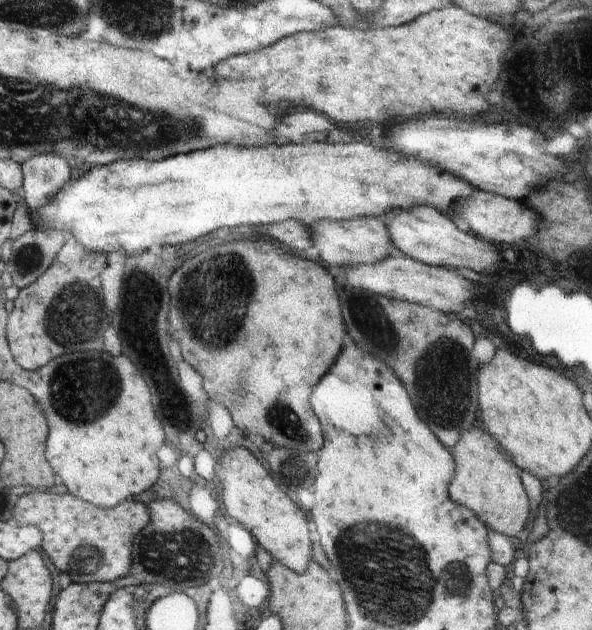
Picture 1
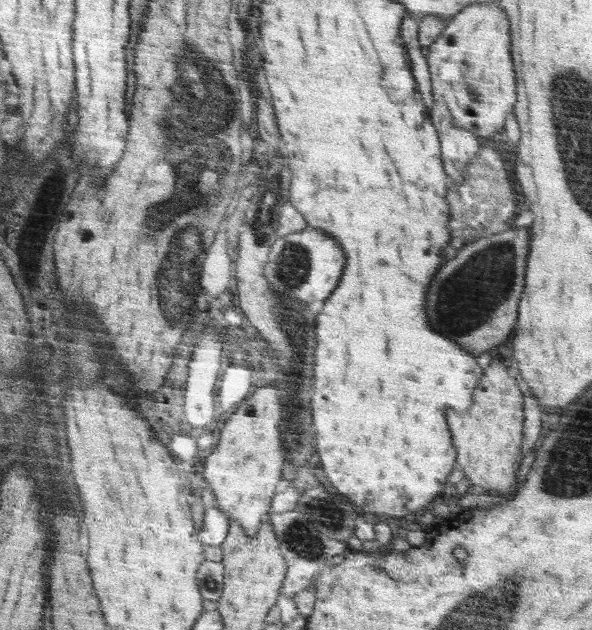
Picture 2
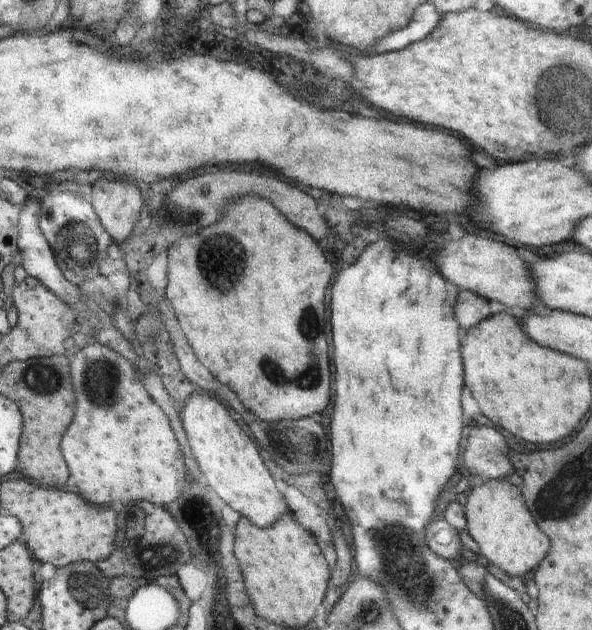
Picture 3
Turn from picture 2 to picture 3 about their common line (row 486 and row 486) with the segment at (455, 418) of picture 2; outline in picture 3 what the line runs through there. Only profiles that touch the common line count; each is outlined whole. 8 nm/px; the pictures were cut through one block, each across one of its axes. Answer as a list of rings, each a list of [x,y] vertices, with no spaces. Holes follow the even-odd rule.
[[[504,478],[490,479],[479,488],[468,492],[465,517],[468,534],[480,546],[481,553],[490,562],[491,569],[498,572],[524,576],[538,566],[538,562],[546,556],[550,548],[548,536],[542,534],[536,526],[520,490],[510,484],[508,492],[508,482]]]

